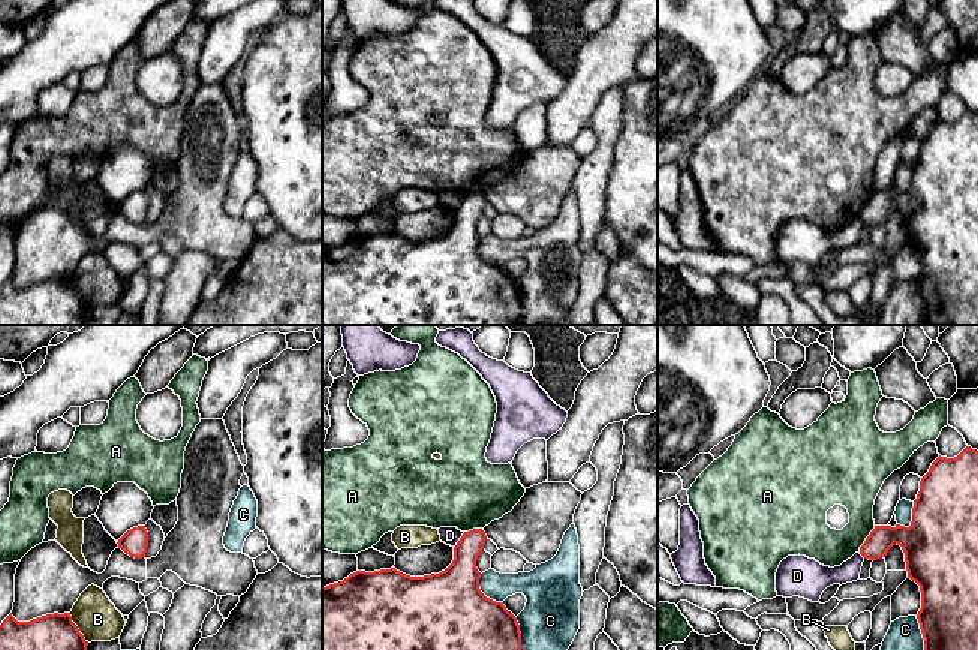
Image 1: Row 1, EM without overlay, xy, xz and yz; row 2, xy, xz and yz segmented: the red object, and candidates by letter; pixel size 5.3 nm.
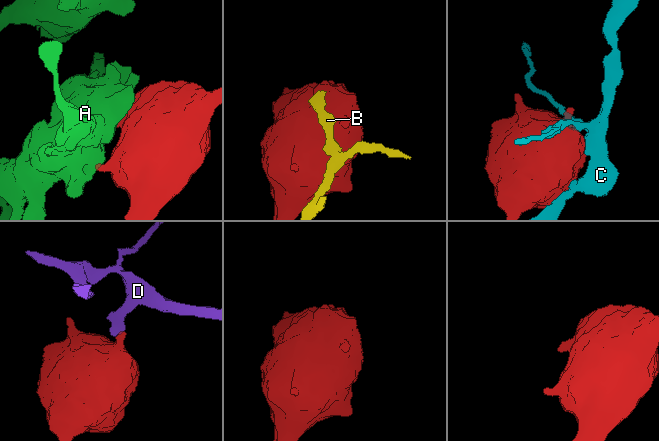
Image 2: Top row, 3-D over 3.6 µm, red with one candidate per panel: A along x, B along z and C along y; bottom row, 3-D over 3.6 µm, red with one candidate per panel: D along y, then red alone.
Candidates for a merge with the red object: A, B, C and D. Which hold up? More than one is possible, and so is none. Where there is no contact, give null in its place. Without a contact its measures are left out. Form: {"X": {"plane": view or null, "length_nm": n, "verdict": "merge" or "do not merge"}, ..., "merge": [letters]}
{"A": {"plane": "yz", "length_nm": 170, "verdict": "do not merge"}, "B": {"plane": "xy", "length_nm": 190, "verdict": "do not merge"}, "C": {"plane": "xz", "length_nm": 200, "verdict": "do not merge"}, "D": {"plane": "xz", "length_nm": 110, "verdict": "do not merge"}, "merge": []}

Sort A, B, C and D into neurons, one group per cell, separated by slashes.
A / B / C / D

